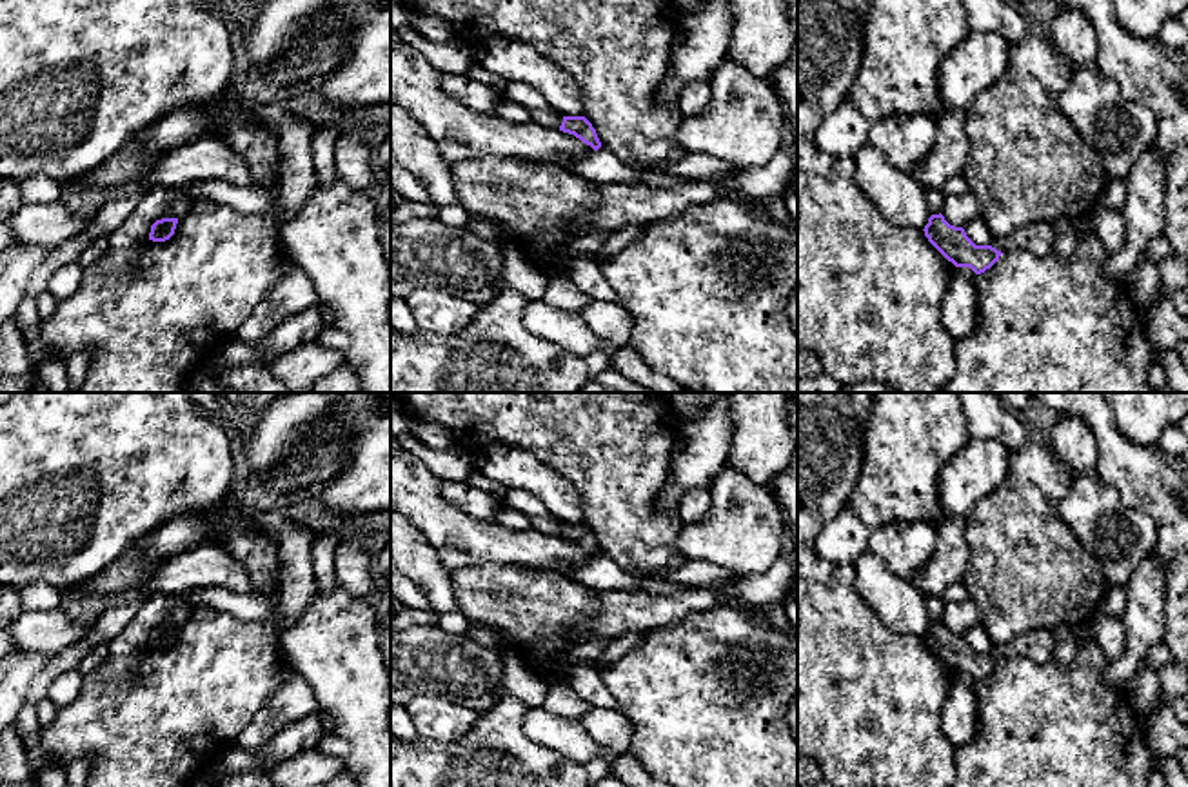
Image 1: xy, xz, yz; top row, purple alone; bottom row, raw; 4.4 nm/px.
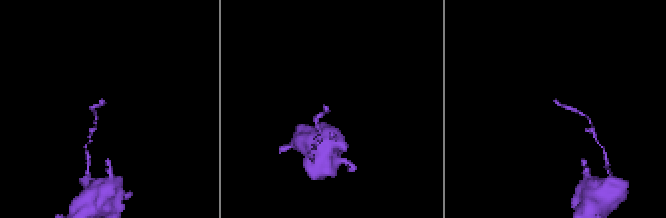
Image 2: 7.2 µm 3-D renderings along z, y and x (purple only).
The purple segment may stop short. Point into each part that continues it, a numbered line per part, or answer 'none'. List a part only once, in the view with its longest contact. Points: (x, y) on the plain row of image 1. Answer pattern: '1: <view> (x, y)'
none

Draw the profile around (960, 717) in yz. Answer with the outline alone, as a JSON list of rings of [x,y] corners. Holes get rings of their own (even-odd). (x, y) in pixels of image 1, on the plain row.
[[[955,674],[945,702],[941,729],[957,749],[972,742],[977,723],[975,680],[970,674]]]

